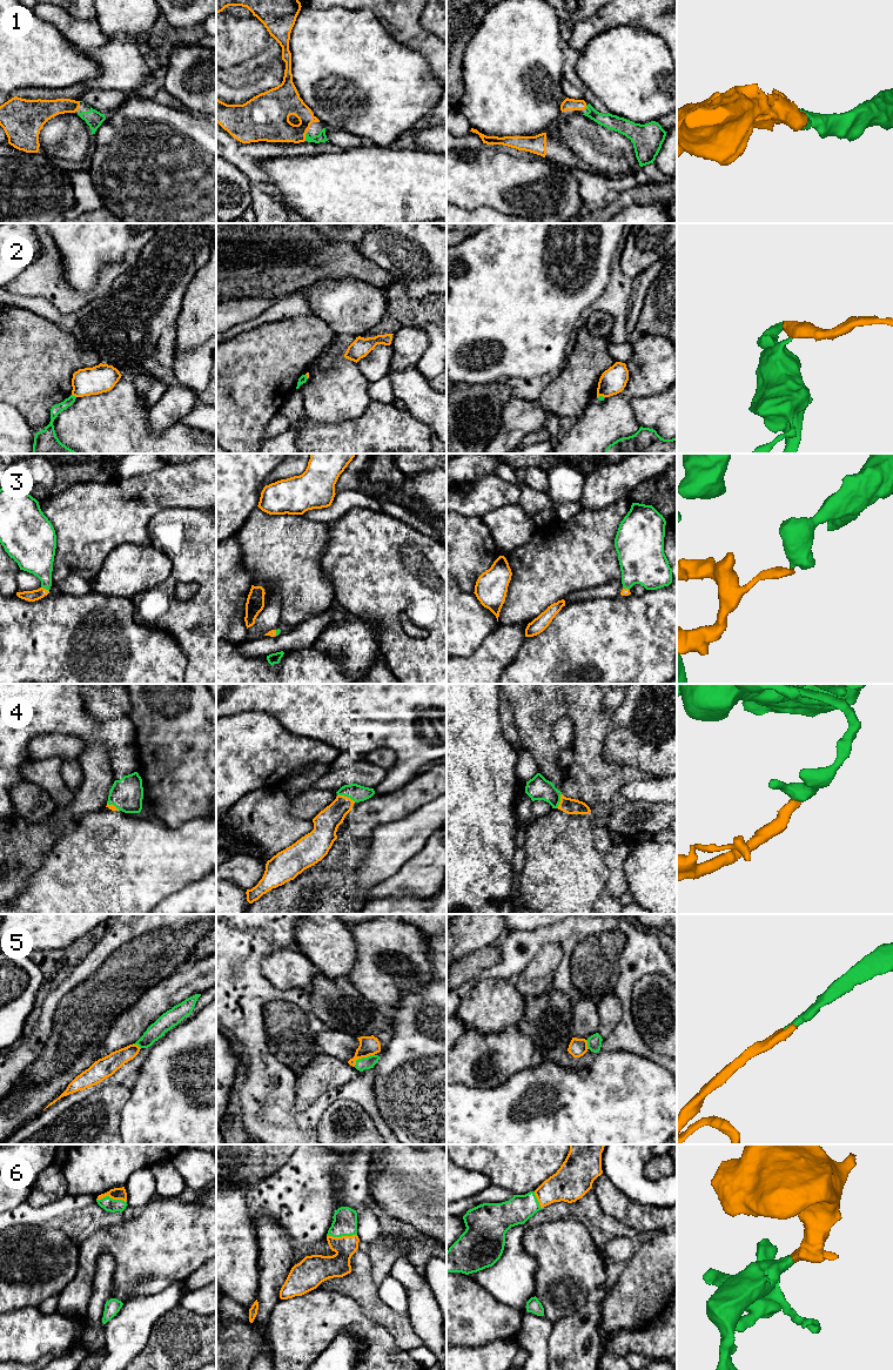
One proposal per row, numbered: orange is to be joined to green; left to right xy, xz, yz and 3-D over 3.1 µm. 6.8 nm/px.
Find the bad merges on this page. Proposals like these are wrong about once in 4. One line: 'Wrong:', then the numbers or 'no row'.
Wrong: 2

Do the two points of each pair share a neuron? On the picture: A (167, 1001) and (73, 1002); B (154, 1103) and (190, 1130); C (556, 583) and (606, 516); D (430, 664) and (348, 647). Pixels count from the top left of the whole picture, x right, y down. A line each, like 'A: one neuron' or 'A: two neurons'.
A: two neurons
B: one neuron
C: one neuron
D: two neurons

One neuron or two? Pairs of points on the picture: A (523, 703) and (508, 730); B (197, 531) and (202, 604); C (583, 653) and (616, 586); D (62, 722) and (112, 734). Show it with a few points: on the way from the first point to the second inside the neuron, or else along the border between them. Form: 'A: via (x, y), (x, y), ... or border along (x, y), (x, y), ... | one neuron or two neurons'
A: border along (502, 698), (511, 710), (512, 724), (522, 746) | two neurons
B: via (203, 549), (203, 586) | one neuron
C: border along (620, 595), (583, 599) | two neurons
D: via (74, 722), (91, 730), (100, 730) | one neuron

